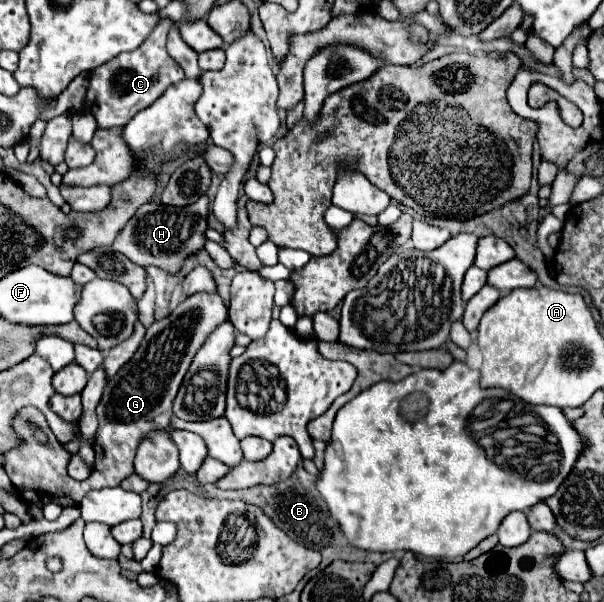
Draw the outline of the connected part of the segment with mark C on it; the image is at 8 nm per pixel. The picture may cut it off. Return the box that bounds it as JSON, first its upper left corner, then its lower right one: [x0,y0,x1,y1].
[83,20,185,128]

